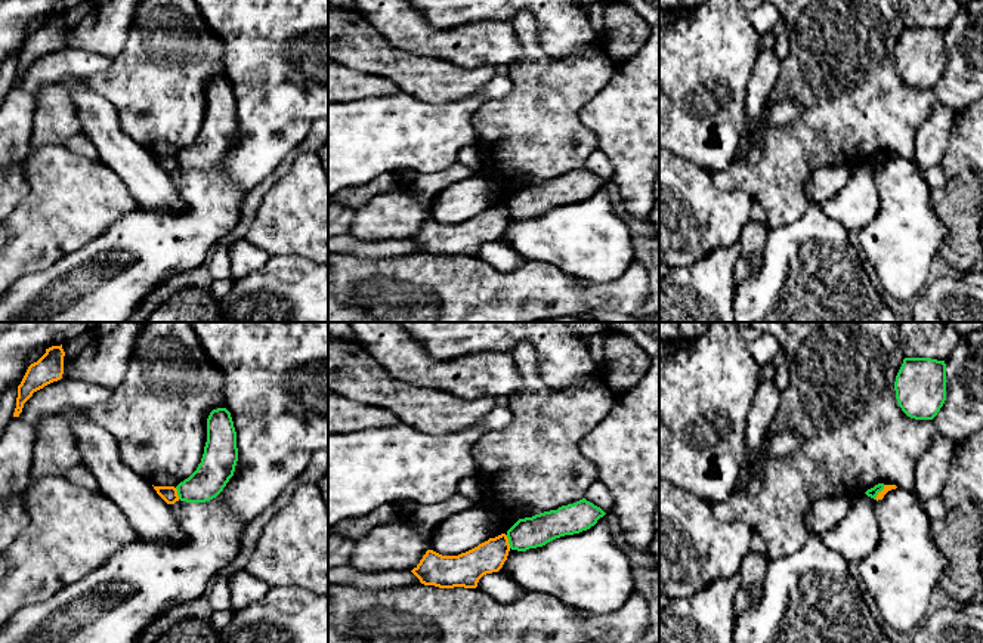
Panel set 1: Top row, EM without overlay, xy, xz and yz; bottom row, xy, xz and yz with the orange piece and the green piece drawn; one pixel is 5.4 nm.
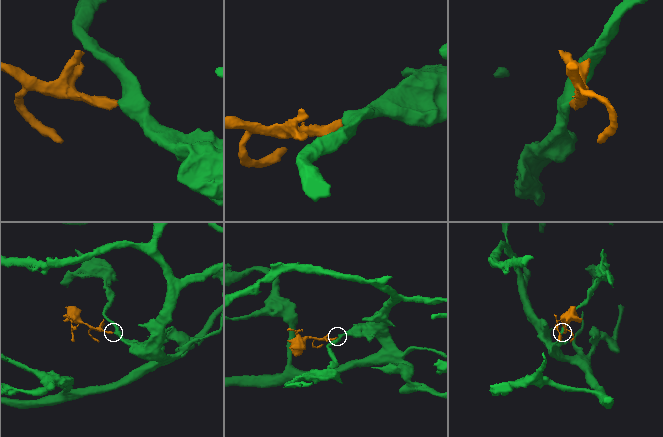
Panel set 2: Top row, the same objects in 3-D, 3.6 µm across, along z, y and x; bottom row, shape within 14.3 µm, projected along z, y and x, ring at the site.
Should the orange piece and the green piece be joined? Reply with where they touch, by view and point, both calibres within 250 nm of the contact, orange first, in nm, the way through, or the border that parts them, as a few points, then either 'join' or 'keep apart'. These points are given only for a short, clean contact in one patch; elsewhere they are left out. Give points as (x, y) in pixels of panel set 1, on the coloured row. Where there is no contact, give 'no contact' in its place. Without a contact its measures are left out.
contact yz (880, 492); calibres 40 and 60 nm; border yz (884, 485), (874, 498); keep apart

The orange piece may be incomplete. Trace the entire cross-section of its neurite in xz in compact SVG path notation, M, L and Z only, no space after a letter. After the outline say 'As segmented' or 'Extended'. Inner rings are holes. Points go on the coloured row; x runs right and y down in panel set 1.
M501 534L458 556L442 556L427 550L411 572L424 585L476 588L483 575L503 568L508 551L508 538Z. As segmented

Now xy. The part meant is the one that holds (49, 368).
M61 346L46 349L46 353L34 364L31 364L18 386L16 408L13 417L19 417L24 404L33 396L34 392L44 386L58 381L64 374L65 352Z. As segmented

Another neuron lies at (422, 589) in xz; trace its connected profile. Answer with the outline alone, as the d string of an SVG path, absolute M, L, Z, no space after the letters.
M328 585L328 643L637 643L652 627L646 599L633 593L616 610L582 613L542 593L523 593L510 605L500 603L476 588L439 588L414 585L392 590L368 590L356 585Z

